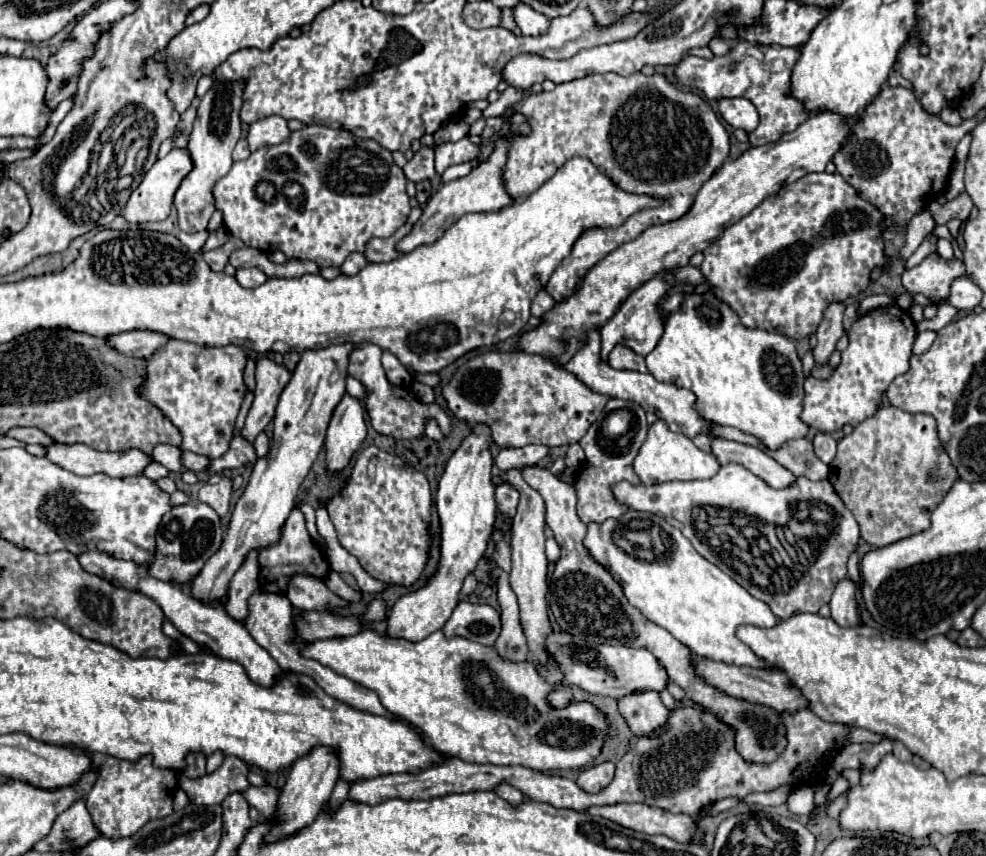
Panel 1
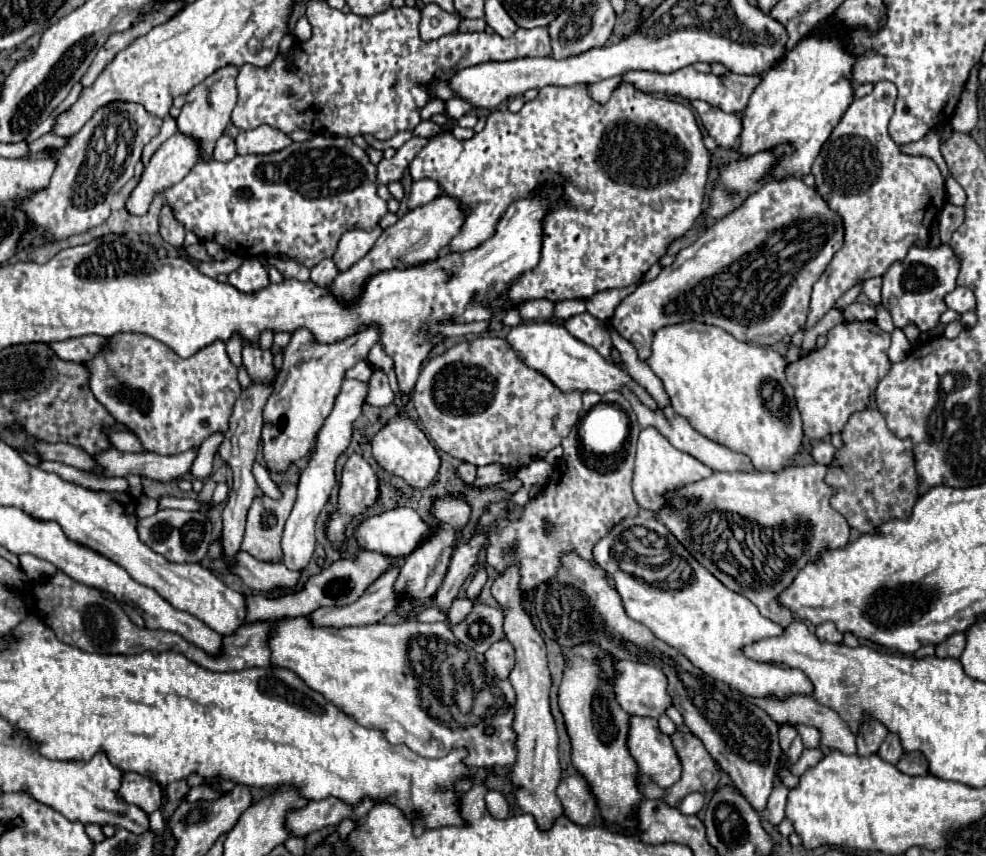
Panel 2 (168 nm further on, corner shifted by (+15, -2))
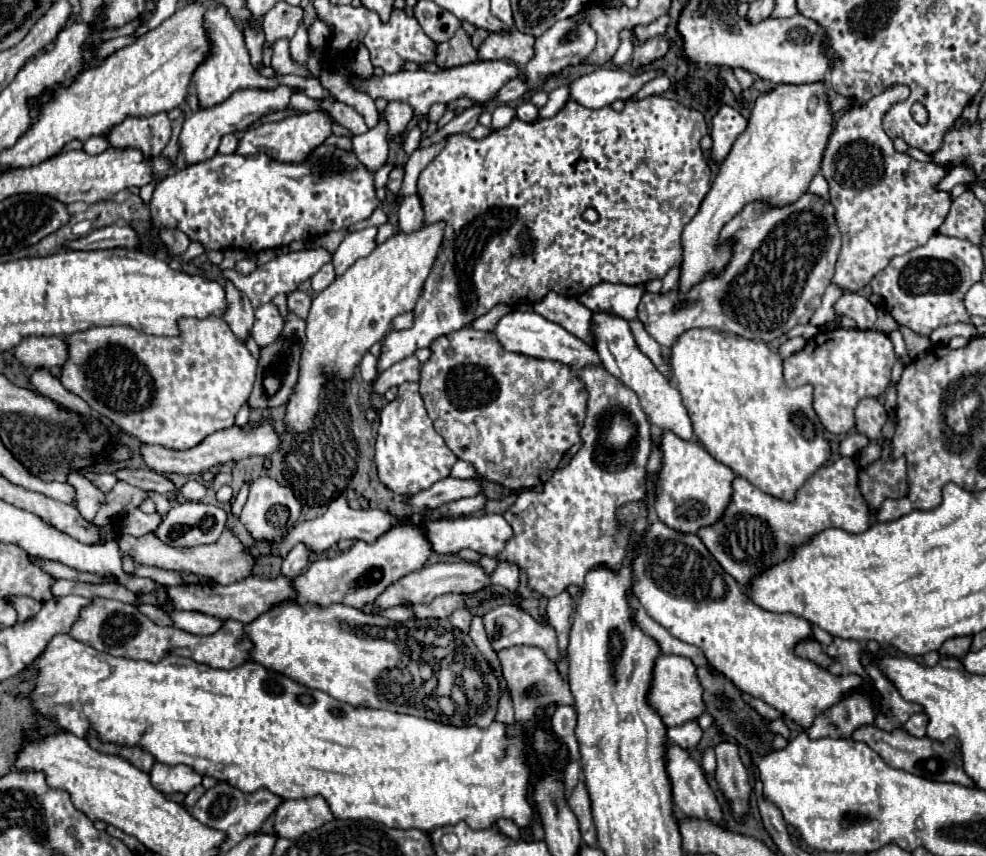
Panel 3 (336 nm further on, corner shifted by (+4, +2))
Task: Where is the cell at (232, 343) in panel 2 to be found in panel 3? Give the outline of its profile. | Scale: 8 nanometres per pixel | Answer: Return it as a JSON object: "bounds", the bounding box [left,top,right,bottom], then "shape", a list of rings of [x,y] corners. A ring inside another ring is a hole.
{"bounds":[224,282,254,344],"shape":[[[224,282],[226,292],[228,292],[228,312],[224,314],[226,324],[232,328],[236,338],[246,344],[246,340],[252,336],[252,326],[254,326],[254,310],[250,300],[232,286],[232,282]]]}

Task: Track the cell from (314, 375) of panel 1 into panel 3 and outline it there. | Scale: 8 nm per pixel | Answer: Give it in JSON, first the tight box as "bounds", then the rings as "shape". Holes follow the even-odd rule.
{"bounds":[286,220,446,432],"shape":[[[440,220],[424,224],[410,234],[398,232],[390,236],[376,246],[370,256],[360,258],[326,290],[316,294],[306,318],[306,344],[300,358],[300,376],[286,404],[286,432],[308,432],[308,428],[314,426],[314,416],[320,408],[320,390],[332,380],[350,380],[362,356],[392,330],[392,320],[414,308],[442,246],[444,228],[446,222]]]}

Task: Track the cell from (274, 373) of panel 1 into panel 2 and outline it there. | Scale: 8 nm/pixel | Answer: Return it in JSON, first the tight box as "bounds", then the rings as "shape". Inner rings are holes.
{"bounds":[243,344,275,382],"shape":[[[255,344],[245,346],[243,348],[243,364],[253,382],[269,382],[275,376],[271,350],[261,350]]]}

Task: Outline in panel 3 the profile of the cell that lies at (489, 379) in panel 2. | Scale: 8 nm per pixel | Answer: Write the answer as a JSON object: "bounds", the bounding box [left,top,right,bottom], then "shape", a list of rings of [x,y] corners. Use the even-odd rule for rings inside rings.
{"bounds":[420,326,588,490],"shape":[[[470,326],[436,338],[430,348],[432,356],[420,370],[420,396],[436,432],[446,440],[448,448],[460,460],[472,462],[486,480],[512,490],[526,490],[548,482],[566,450],[580,442],[588,390],[576,372],[564,368],[560,362],[532,360],[530,356],[508,352],[502,348],[496,334],[480,332]]]}

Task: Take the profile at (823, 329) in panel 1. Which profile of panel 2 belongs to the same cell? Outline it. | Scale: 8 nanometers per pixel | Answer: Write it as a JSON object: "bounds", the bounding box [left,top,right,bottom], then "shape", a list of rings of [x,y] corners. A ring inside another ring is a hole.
{"bounds":[807,82,947,328],"shape":[[[877,82],[873,92],[869,96],[863,96],[859,100],[853,100],[845,114],[841,116],[839,124],[833,128],[829,140],[823,144],[817,160],[813,162],[813,176],[817,184],[817,192],[825,198],[829,208],[833,208],[841,218],[845,226],[845,242],[843,248],[833,256],[821,278],[813,286],[811,296],[811,312],[807,318],[807,328],[815,326],[835,304],[835,300],[847,292],[851,286],[861,284],[869,278],[881,276],[893,262],[903,260],[907,250],[911,246],[927,246],[929,242],[929,228],[939,216],[941,208],[945,206],[947,192],[945,192],[945,180],[937,168],[937,164],[923,156],[907,156],[899,150],[899,144],[895,144],[889,138],[887,124],[893,116],[897,90],[891,82]]]}

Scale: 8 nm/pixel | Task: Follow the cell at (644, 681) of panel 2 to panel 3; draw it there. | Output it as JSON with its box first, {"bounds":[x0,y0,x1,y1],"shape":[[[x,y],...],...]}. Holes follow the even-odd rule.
{"bounds":[646,654,704,726],"shape":[[[660,654],[652,670],[652,682],[650,682],[646,702],[654,712],[660,714],[664,726],[678,726],[698,718],[704,712],[704,702],[702,702],[700,682],[696,680],[696,666],[692,664],[692,660],[684,656]]]}

